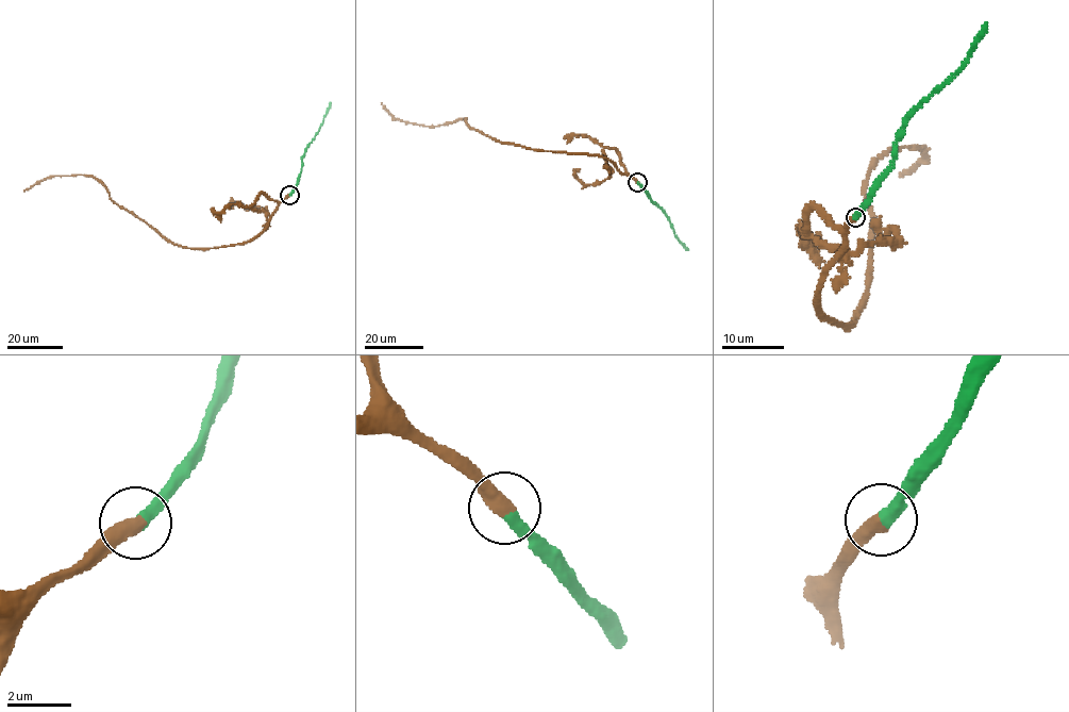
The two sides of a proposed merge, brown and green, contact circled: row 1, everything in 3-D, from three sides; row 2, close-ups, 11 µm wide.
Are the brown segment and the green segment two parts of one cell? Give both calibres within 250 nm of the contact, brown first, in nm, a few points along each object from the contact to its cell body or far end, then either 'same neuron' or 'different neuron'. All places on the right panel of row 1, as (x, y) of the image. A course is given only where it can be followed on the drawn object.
calibres 500 and 360 nm; course brown (854, 217), (817, 302), (844, 326), (864, 307), (871, 268), (869, 169), (889, 150), (925, 147), (899, 176); course green (854, 216), (892, 163), (896, 135), (923, 101), (963, 64), (986, 23); same neuron

